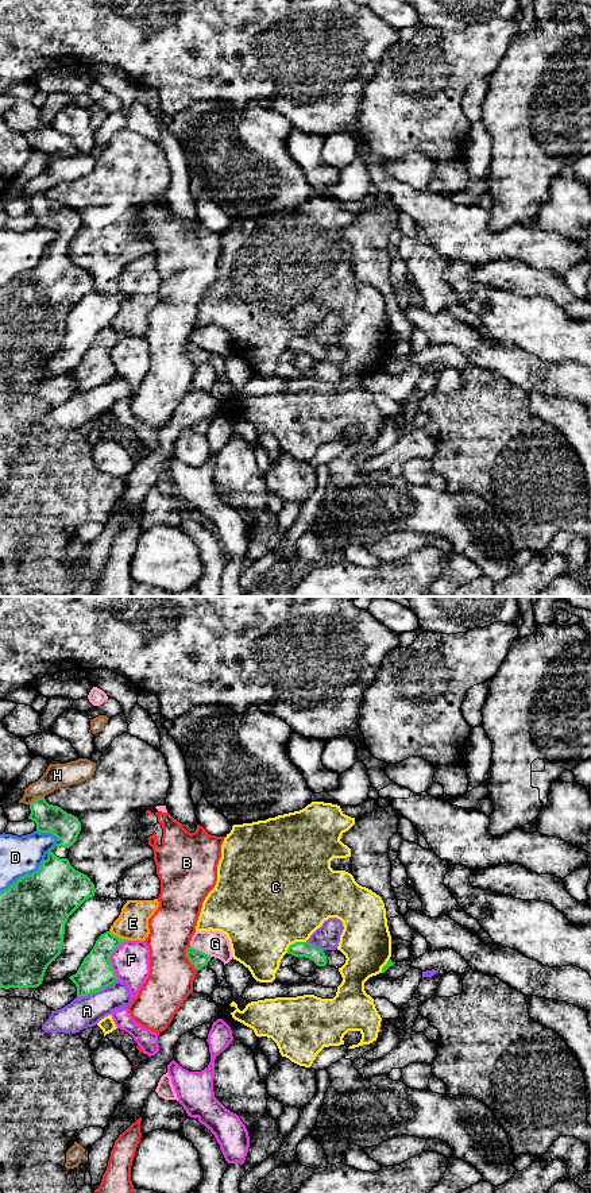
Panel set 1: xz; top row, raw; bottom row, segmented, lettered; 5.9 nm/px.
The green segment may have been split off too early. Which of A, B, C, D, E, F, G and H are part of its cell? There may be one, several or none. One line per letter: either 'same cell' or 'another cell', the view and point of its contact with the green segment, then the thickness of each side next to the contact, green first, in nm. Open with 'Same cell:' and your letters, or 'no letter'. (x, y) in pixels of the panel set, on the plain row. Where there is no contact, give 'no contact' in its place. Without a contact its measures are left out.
Same cell: no letter
A: another cell; contact xz (96, 386); calibres 200 and 190 nm
B: another cell; contact xz (188, 352); calibres 100 and 280 nm
C: another cell; contact xz (294, 339); calibres 100 and 480 nm
D: another cell; contact xz (23, 271); calibres 400 and 240 nm
E: another cell; contact xz (118, 332); calibres 200 and 190 nm
F: another cell; contact xz (108, 354); calibres 200 and 220 nm
G: another cell; contact xz (201, 347); calibres 100 and 160 nm
H: another cell; contact xz (35, 195); calibres 170 and 140 nm

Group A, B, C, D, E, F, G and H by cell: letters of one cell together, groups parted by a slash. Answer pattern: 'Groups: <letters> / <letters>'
Groups: A / B / C / D / E / F / G / H

